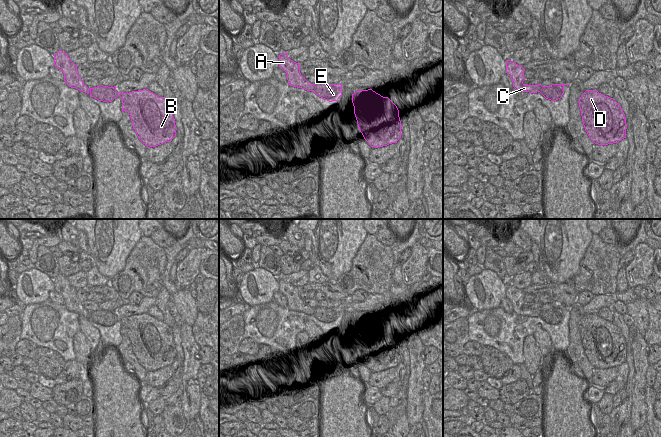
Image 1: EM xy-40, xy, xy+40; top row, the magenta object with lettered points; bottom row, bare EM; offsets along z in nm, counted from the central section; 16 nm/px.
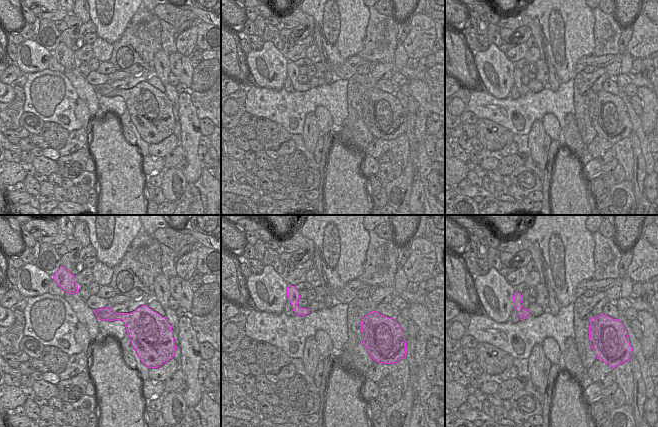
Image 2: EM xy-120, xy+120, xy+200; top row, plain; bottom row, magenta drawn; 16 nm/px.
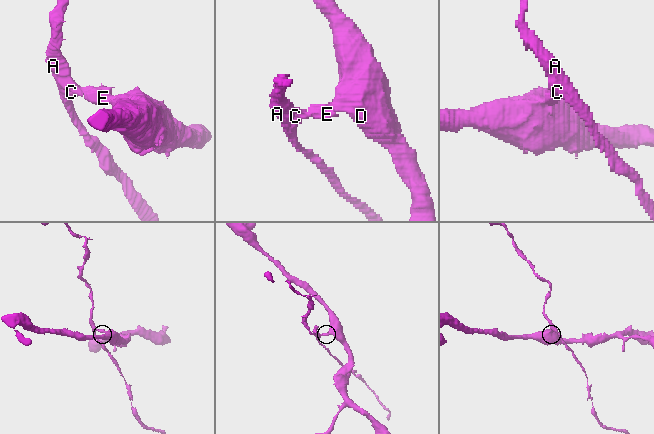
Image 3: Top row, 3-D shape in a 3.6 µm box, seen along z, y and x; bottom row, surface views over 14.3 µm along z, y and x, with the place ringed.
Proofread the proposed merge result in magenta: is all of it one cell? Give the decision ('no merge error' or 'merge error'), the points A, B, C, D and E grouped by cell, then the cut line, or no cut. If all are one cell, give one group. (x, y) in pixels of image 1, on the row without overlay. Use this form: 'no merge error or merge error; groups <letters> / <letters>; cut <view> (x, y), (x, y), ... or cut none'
merge error; groups A C / B D E; cut xy (315, 308), (313, 314)

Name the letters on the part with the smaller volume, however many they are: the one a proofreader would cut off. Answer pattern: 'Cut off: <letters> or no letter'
Cut off: A, C

